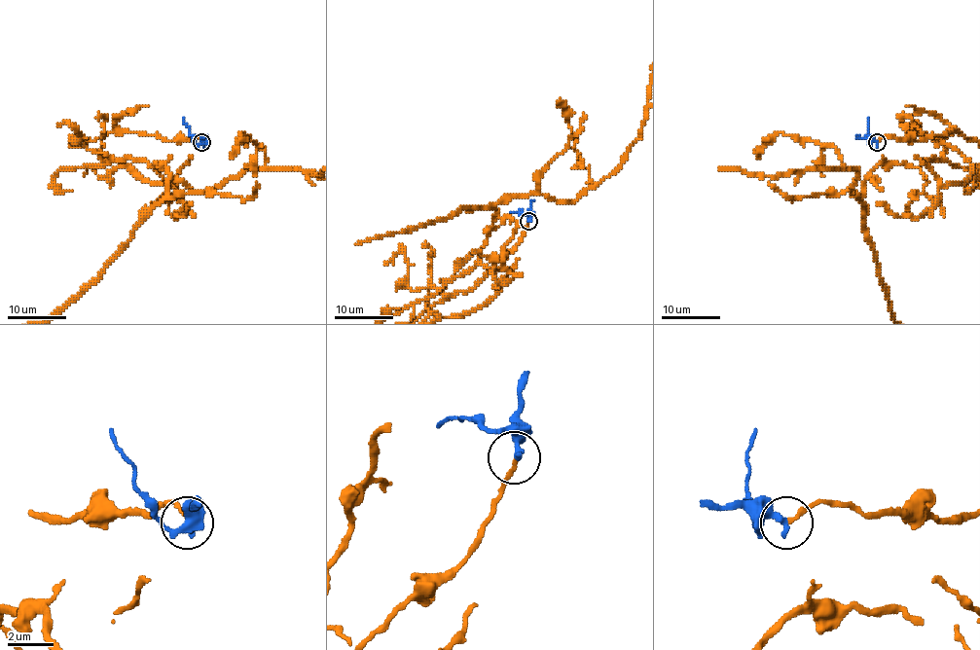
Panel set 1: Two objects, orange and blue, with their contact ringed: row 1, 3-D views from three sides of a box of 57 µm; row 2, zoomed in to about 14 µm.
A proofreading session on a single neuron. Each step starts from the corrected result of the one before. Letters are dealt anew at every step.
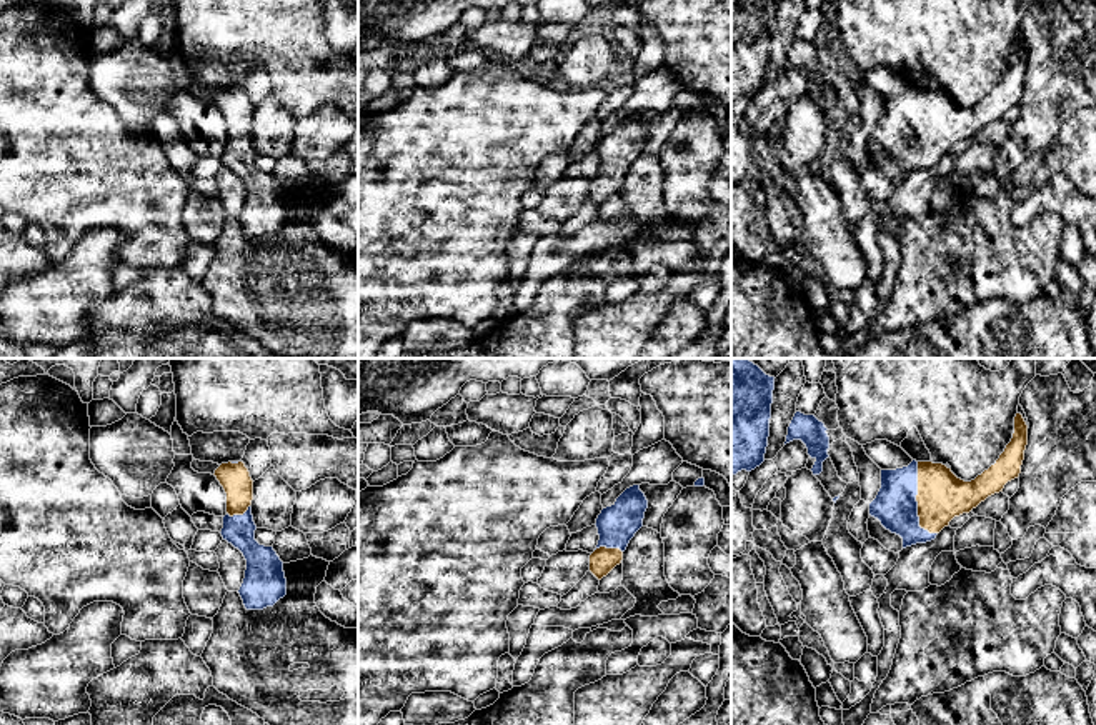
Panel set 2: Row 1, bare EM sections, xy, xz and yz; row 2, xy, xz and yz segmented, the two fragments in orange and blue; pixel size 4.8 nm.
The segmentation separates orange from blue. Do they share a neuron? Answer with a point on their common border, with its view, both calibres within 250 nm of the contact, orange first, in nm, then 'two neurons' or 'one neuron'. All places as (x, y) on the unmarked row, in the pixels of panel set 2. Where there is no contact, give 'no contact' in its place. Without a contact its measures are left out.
contact yz (916, 127); calibres 240 and 200 nm; one neuron

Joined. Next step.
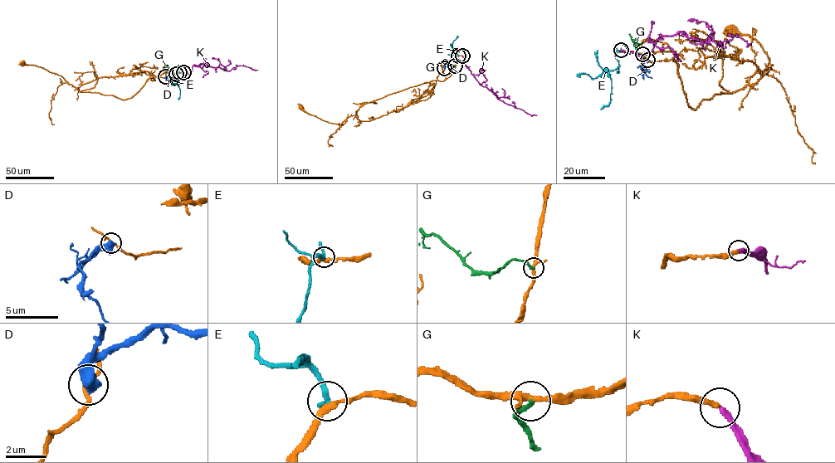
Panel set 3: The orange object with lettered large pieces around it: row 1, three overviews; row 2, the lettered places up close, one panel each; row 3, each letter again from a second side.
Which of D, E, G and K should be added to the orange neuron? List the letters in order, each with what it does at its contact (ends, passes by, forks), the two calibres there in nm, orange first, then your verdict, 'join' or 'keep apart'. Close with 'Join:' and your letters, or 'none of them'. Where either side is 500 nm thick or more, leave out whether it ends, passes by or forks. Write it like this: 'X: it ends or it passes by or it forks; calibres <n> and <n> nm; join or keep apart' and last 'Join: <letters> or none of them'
D: calibres 200 and 700 nm; keep apart
E: it passes by; calibres 280 and 240 nm; keep apart
G: it ends; calibres 240 and 240 nm; keep apart
K: it ends; calibres 300 and 320 nm; join
Join: K

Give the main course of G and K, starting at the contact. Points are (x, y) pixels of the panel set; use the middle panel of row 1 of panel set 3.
G: (455, 65), (449, 66), (445, 62), (446, 60)
K: (462, 56), (471, 73), (498, 99), (536, 115)

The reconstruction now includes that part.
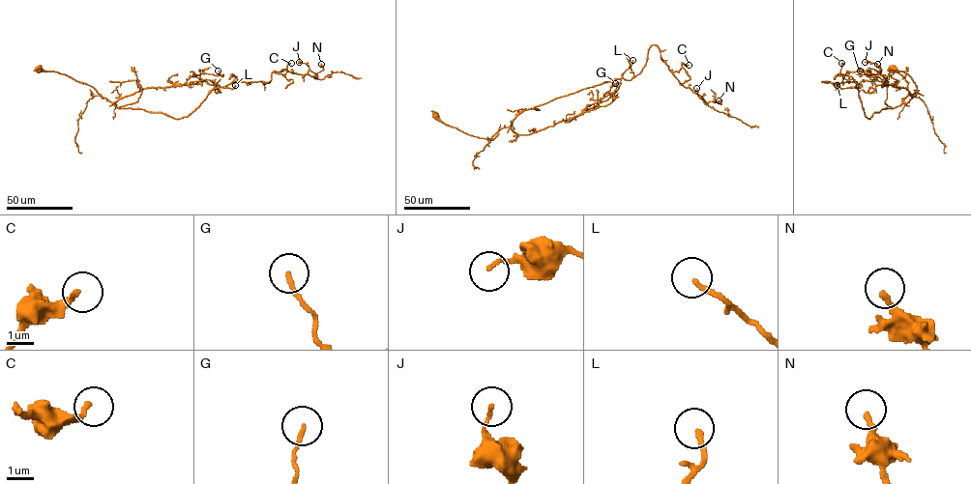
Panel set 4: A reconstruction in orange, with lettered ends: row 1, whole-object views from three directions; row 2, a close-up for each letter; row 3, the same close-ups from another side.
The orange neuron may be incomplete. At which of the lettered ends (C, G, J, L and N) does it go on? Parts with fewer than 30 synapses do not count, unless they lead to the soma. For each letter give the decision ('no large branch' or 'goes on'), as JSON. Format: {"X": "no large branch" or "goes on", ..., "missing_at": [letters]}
{"C": "no large branch", "G": "no large branch", "J": "no large branch", "L": "goes on", "N": "no large branch", "missing_at": ["L"]}

